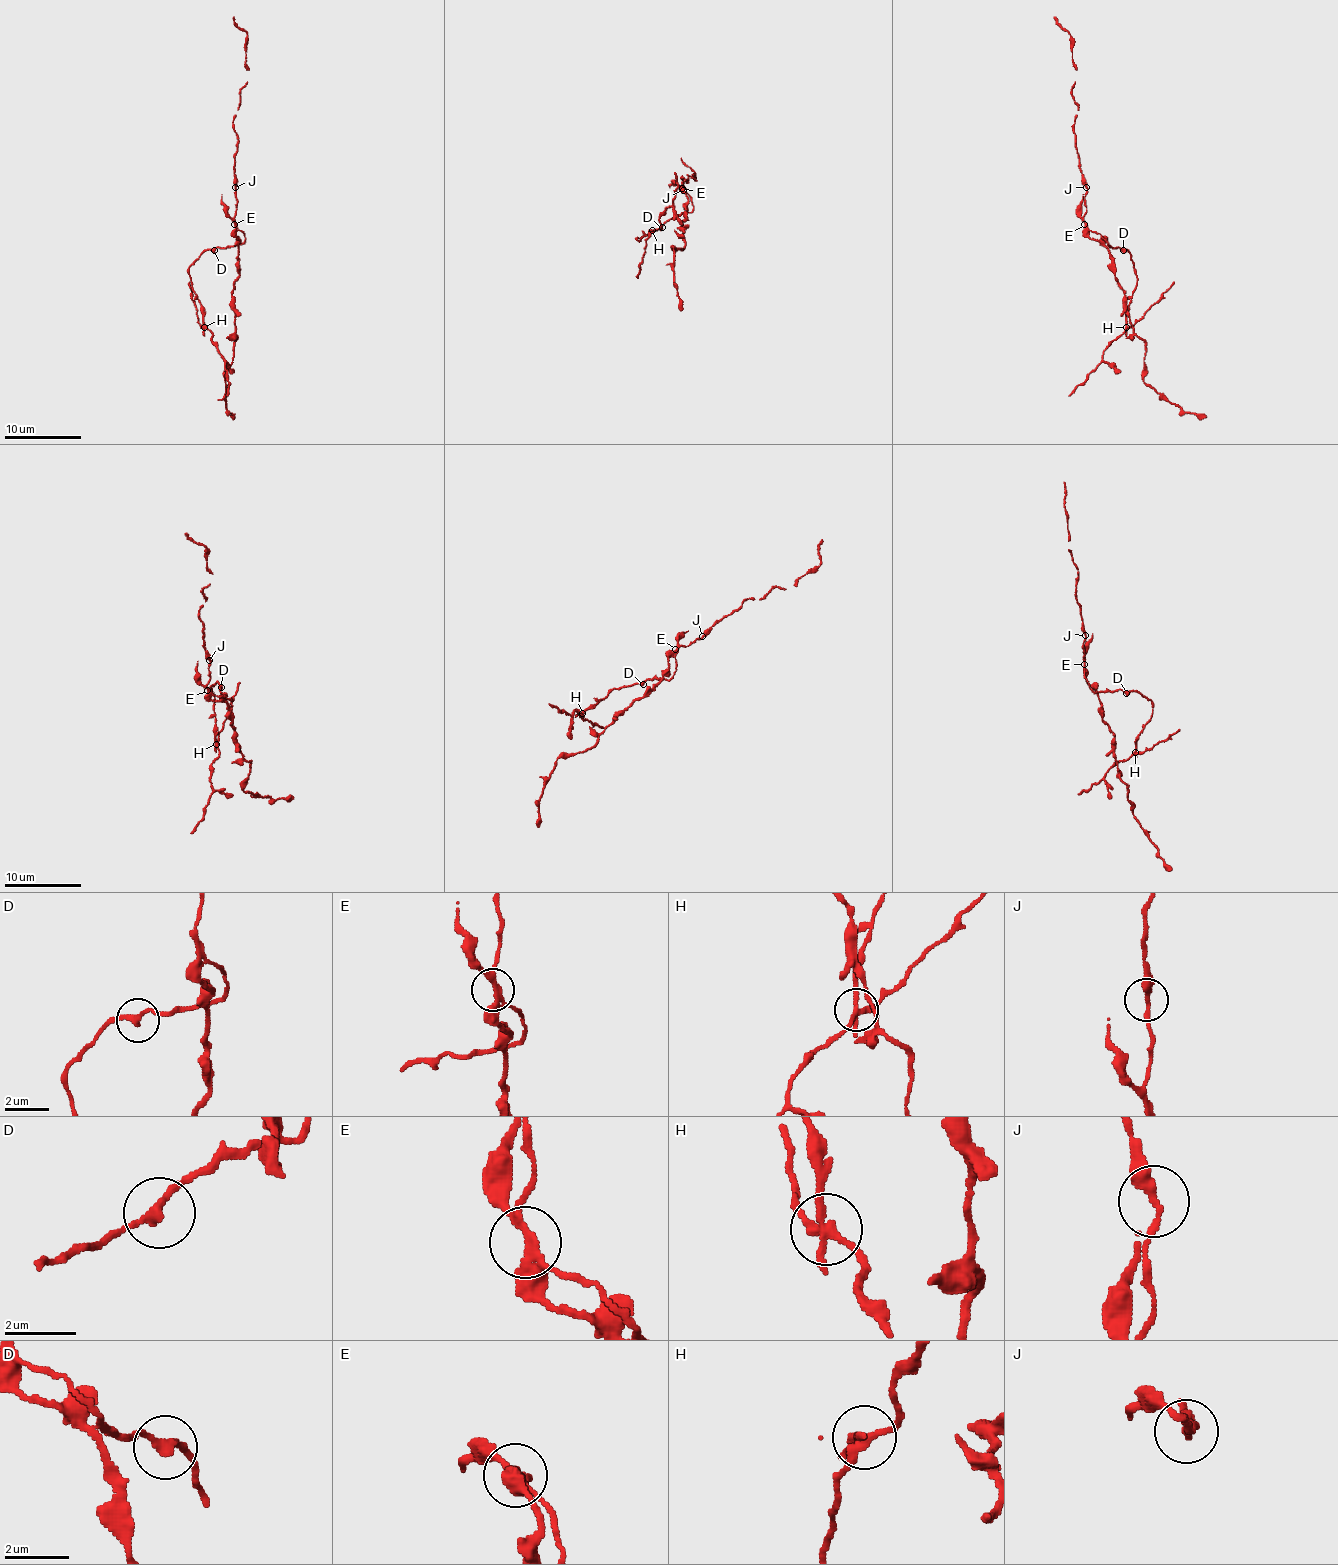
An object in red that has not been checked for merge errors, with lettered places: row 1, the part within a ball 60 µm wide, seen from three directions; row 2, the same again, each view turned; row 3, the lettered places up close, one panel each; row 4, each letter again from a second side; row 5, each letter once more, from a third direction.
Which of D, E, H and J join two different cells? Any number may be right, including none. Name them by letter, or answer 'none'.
E, H

